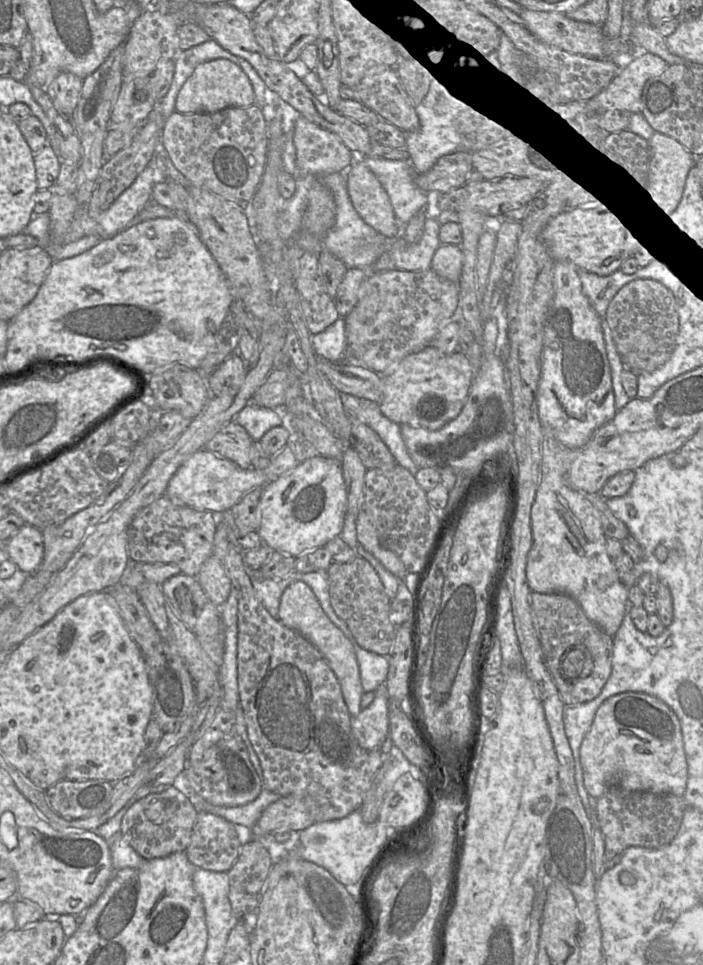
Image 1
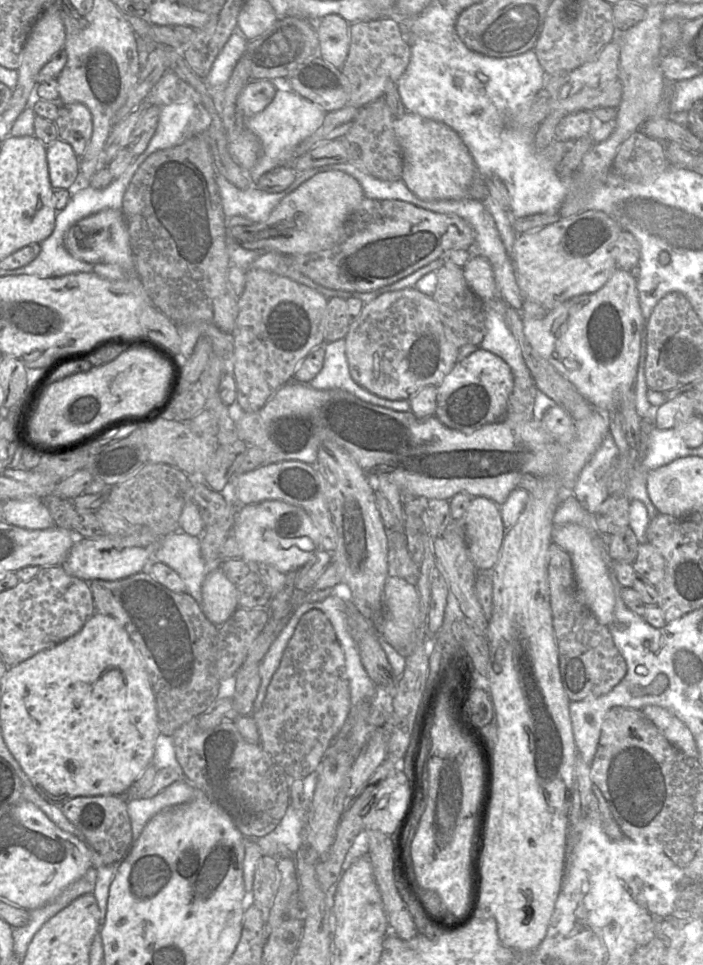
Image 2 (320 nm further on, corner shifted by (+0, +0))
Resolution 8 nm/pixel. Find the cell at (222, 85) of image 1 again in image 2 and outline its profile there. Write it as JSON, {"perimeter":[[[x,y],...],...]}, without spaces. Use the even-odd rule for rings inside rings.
{"perimeter":[[[269,80],[249,82],[237,98],[237,108],[244,118],[263,111],[273,100],[277,86]]]}

